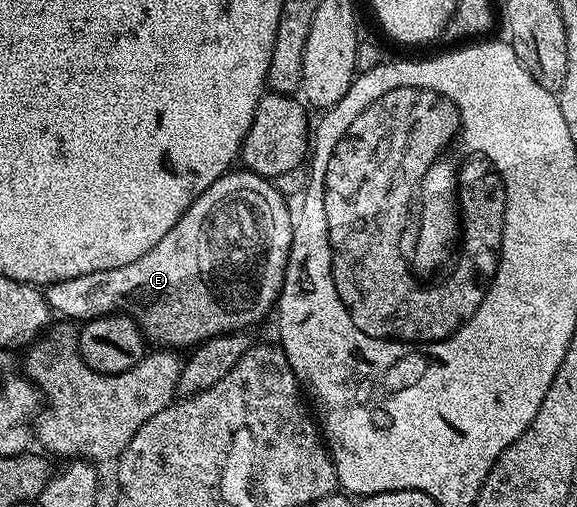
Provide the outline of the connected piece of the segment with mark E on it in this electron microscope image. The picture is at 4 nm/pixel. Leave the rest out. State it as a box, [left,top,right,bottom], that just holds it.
[45,171,295,351]

